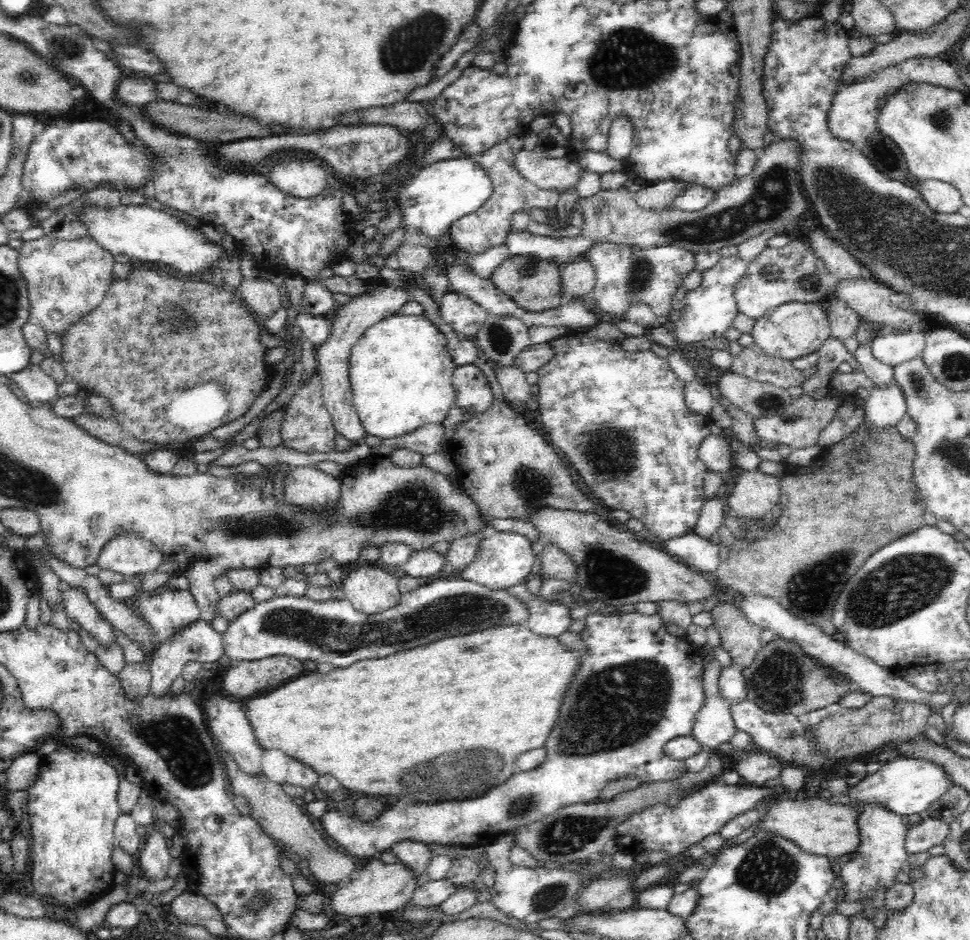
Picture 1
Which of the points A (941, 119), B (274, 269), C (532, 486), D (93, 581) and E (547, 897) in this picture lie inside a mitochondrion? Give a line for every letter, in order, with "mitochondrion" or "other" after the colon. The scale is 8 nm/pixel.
A: mitochondrion
B: other
C: mitochondrion
D: other
E: mitochondrion

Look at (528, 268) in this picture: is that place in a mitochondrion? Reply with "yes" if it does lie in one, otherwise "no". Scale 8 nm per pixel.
yes

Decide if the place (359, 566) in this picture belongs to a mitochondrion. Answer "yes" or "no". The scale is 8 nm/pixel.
no

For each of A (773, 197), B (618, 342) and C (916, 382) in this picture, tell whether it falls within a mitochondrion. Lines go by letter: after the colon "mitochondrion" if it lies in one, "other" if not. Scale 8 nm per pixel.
A: mitochondrion
B: other
C: mitochondrion

